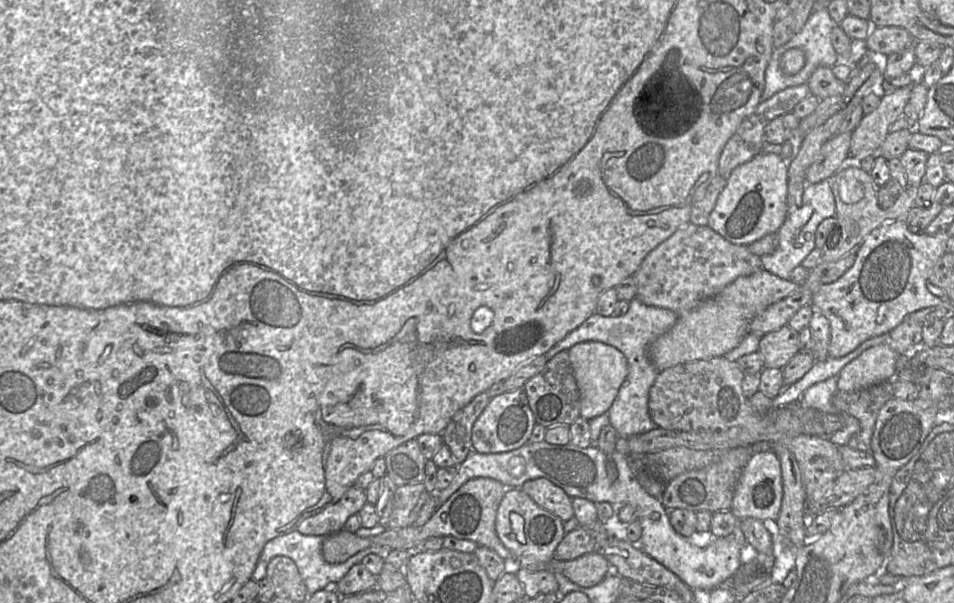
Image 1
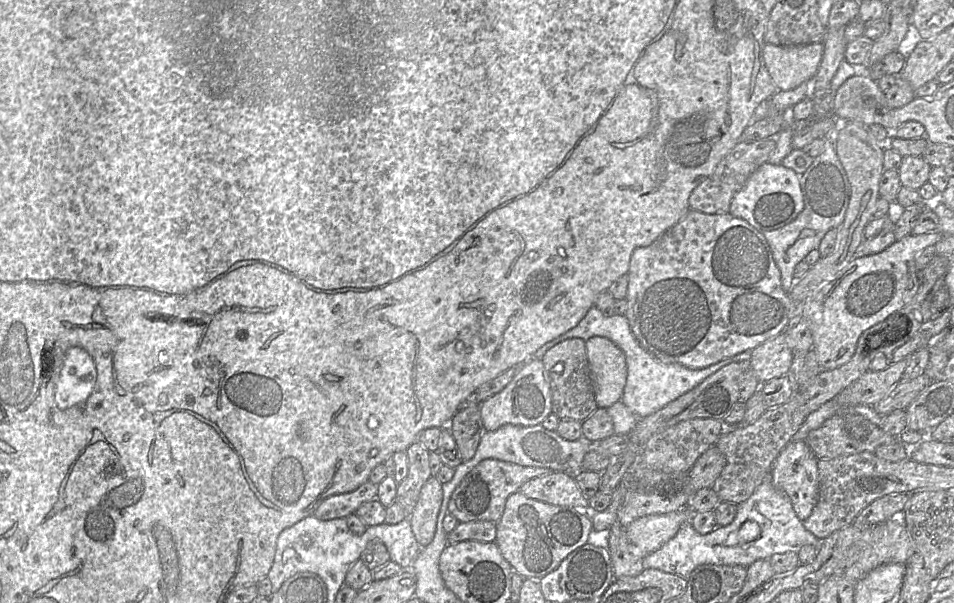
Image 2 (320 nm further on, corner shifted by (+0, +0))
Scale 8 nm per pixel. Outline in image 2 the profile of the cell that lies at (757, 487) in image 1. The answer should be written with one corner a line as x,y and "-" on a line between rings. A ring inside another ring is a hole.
803,440
790,441
774,460
770,475
774,487
789,496
797,517
806,520
818,500
818,459

